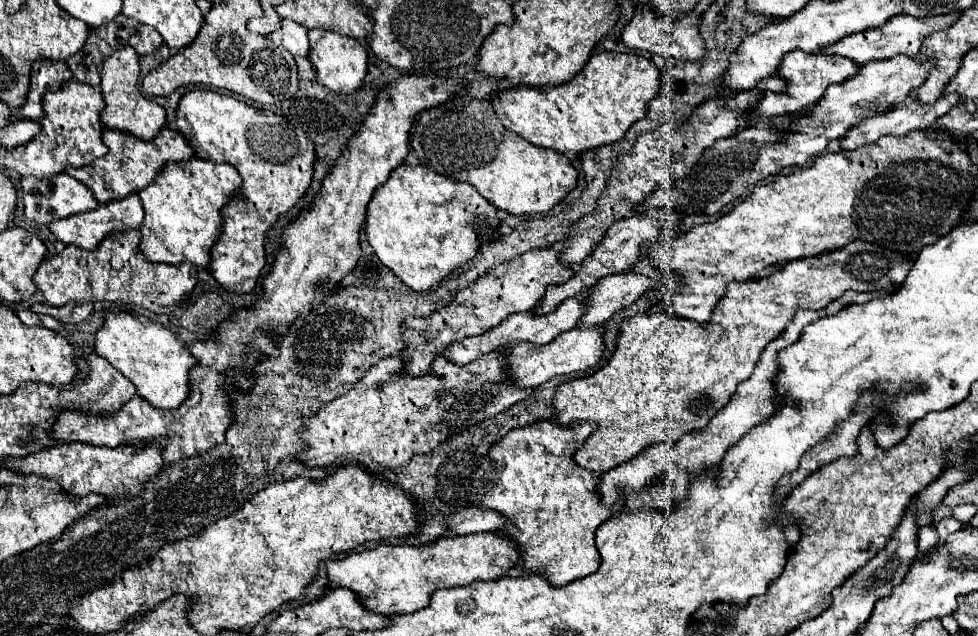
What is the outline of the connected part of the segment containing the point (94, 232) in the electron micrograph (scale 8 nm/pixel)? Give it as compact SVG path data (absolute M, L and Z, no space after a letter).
M136 193L124 197L122 201L110 201L110 203L102 203L98 209L94 211L88 211L88 213L78 213L78 215L70 215L66 219L58 219L58 221L52 221L48 223L48 229L52 231L52 235L66 243L66 245L76 245L80 249L96 249L98 243L112 235L112 233L124 233L124 231L130 231L130 229L140 229L144 221L144 207L142 207L142 201Z

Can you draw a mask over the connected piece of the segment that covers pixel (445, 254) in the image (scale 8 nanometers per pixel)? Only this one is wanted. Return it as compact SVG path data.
M402 163L390 173L388 181L374 191L366 213L366 235L378 259L388 269L392 269L396 277L400 277L414 291L428 291L432 285L440 283L460 265L470 261L484 239L500 239L502 219L498 217L498 213L500 211L490 201L486 201L472 185L438 175L426 165Z

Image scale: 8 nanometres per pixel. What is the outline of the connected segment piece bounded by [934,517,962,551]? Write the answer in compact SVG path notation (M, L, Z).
M944 517L938 525L936 525L936 531L938 531L938 535L940 535L940 539L938 539L938 543L936 543L936 551L946 543L946 537L950 535L950 533L956 533L958 529L962 527L962 523L960 521L956 521L956 519L952 519L952 517Z

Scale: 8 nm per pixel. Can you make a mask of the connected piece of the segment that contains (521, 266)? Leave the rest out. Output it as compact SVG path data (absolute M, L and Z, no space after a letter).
M552 247L528 251L508 263L502 263L488 271L484 277L476 279L470 287L462 289L456 293L454 301L440 311L436 311L430 317L420 317L420 319L406 319L406 349L404 355L408 353L408 373L412 375L424 375L426 373L426 353L440 353L446 349L450 343L456 343L466 337L482 335L484 331L496 327L504 317L510 313L518 311L528 311L534 309L542 297L546 287L550 285L562 285L574 275L574 269L562 261L560 253L554 251Z

